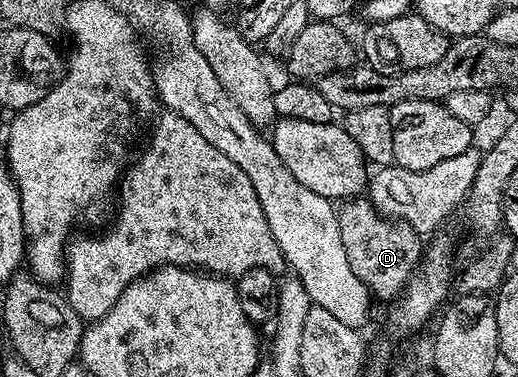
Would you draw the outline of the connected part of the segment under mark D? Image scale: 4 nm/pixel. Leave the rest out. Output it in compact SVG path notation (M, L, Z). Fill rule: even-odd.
M356 196L338 207L339 235L349 256L349 268L357 272L376 299L394 300L403 293L407 281L419 267L425 249L420 235L407 222L392 220L379 213L379 209L366 197Z

